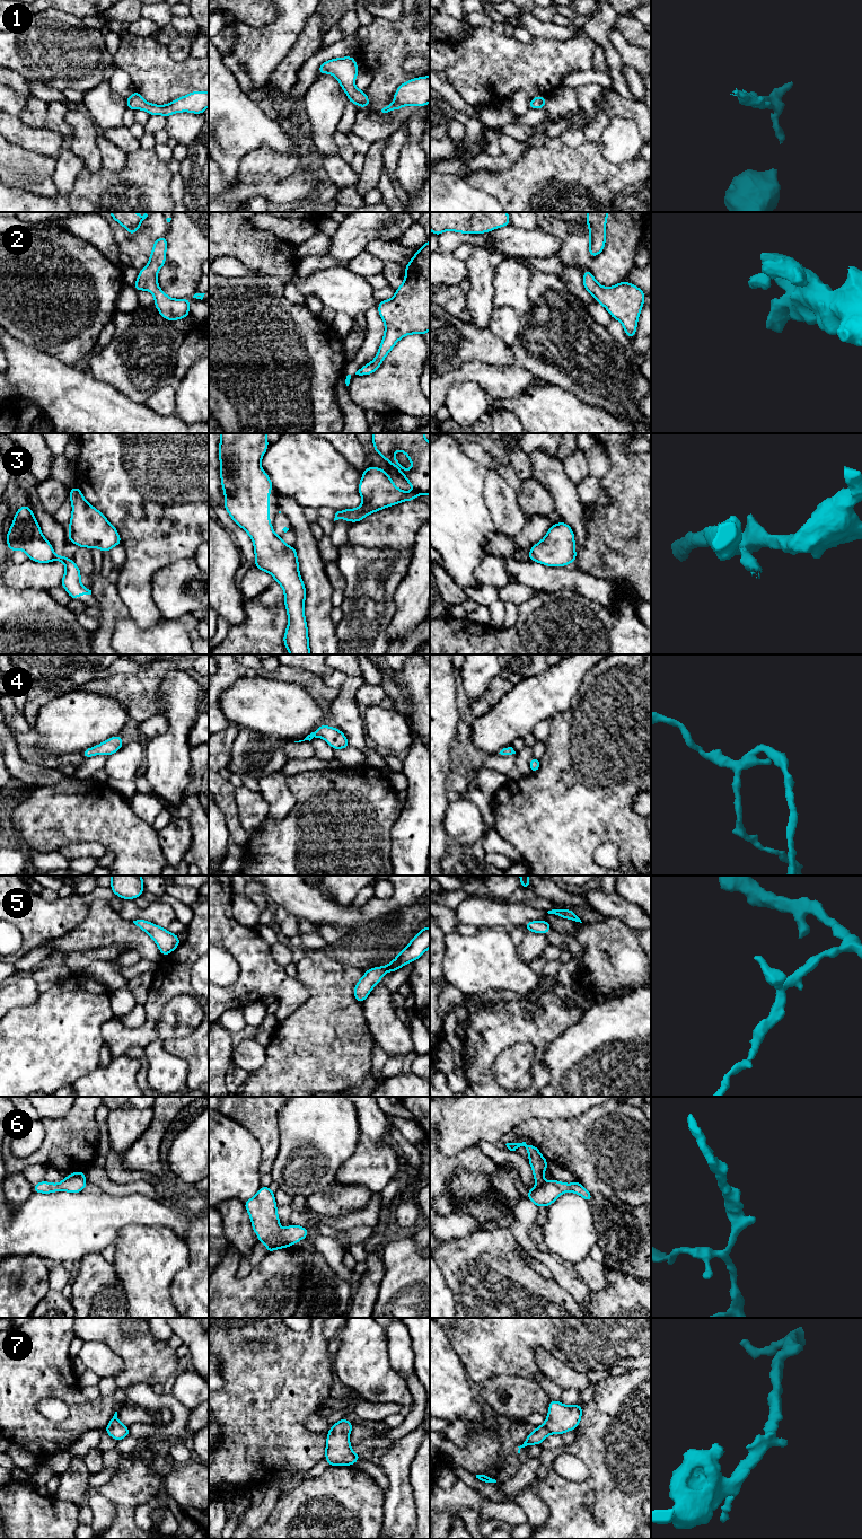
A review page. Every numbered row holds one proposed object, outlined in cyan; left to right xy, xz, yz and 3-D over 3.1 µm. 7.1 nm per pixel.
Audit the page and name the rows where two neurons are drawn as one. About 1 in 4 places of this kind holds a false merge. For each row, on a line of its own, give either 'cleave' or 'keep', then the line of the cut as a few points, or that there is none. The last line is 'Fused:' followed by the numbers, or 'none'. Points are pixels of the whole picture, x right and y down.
1: keep; no cut
2: keep; no cut
3: cleave; cut in xy along (53, 555), (54, 559)
4: keep; no cut
5: keep; no cut
6: keep; no cut
7: keep; no cut
Fused: 3

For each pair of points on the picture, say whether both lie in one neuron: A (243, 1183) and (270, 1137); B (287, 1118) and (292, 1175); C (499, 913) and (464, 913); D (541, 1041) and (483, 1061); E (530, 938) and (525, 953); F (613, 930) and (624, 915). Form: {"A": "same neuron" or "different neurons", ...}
{"A": "different neurons", "B": "same neuron", "C": "same neuron", "D": "same neuron", "E": "same neuron", "F": "different neurons"}

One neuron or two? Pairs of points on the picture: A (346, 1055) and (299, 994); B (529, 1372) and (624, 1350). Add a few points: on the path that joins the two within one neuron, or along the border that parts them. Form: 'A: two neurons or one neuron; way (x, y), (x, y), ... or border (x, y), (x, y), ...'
A: two neurons; border (296, 977), (306, 987), (307, 999), (287, 1019)
B: one neuron; way (535, 1343), (595, 1342)

